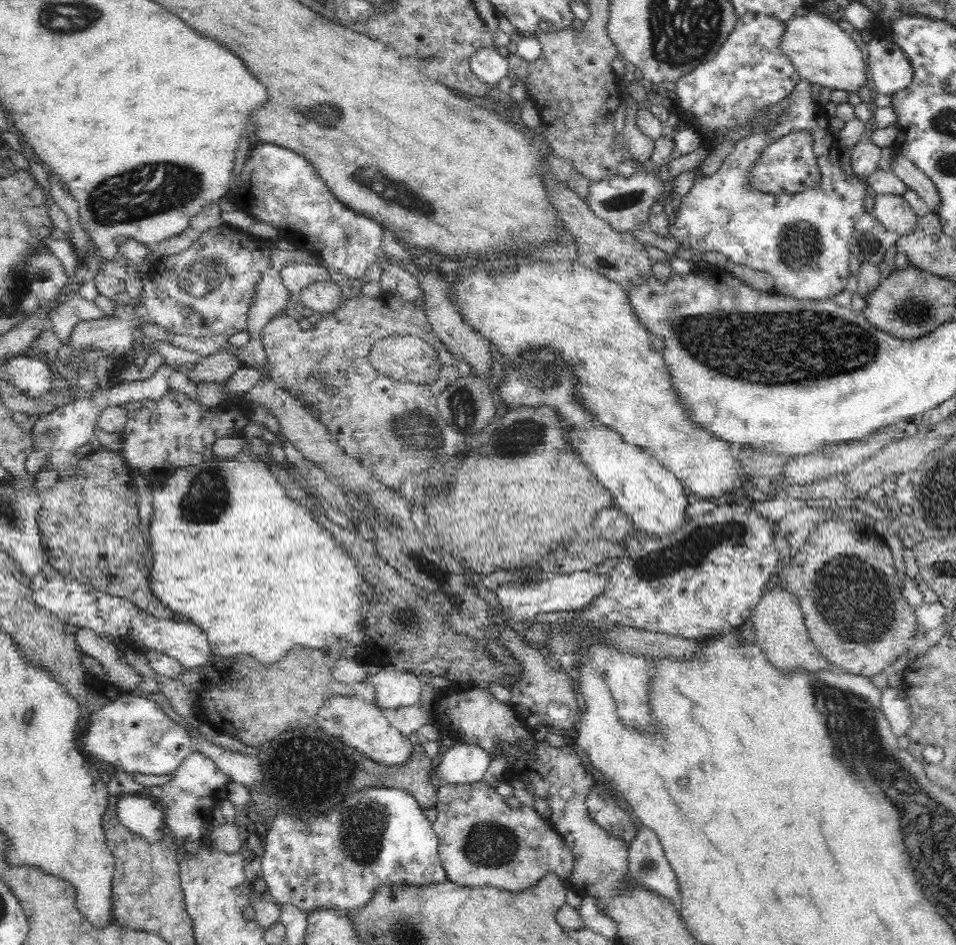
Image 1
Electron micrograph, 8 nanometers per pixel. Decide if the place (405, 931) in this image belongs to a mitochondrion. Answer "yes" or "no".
yes

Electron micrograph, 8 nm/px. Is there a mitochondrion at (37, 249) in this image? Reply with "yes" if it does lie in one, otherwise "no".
no

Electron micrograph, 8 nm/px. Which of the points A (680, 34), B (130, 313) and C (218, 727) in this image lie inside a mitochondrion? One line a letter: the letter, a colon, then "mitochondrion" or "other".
A: mitochondrion
B: other
C: other

